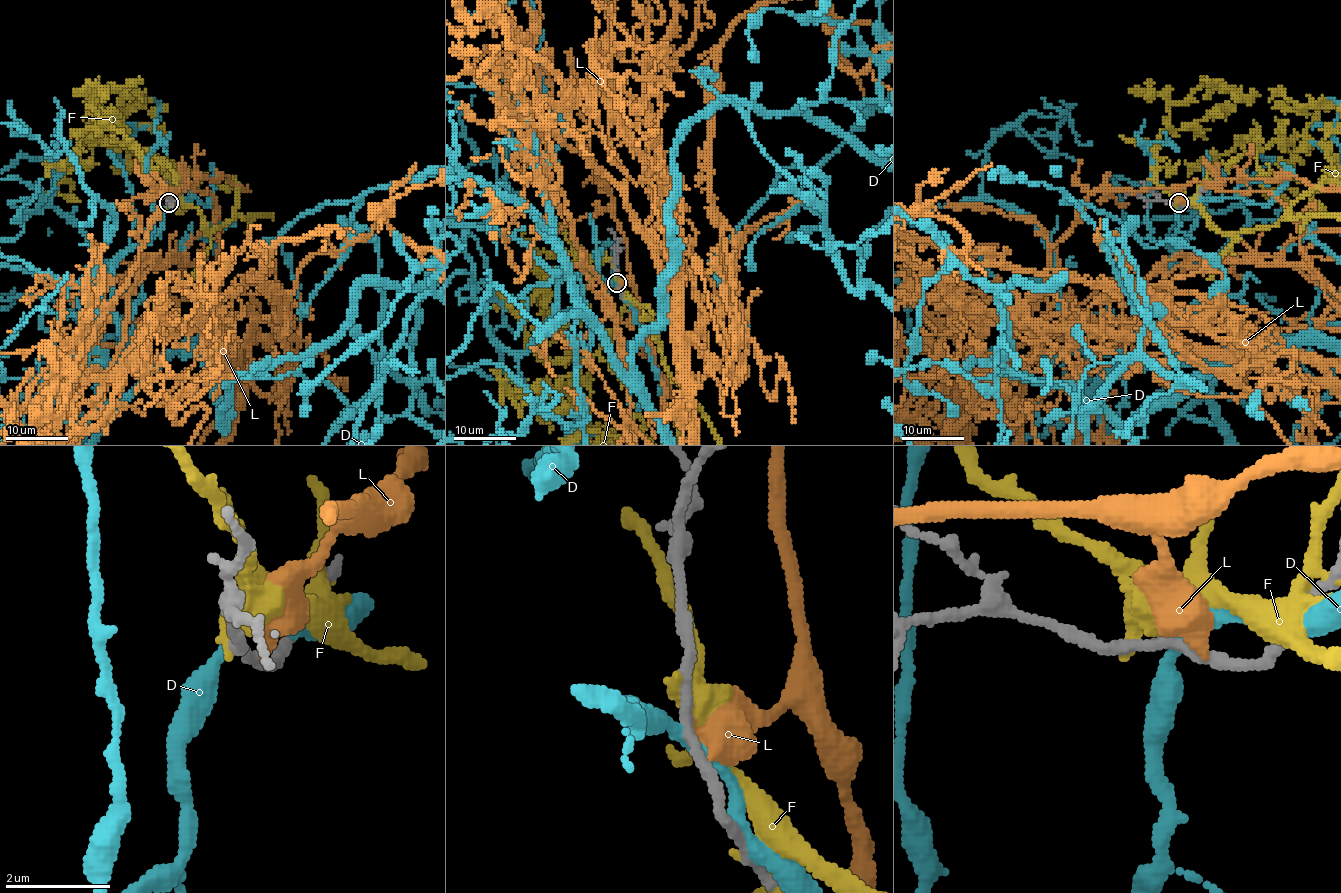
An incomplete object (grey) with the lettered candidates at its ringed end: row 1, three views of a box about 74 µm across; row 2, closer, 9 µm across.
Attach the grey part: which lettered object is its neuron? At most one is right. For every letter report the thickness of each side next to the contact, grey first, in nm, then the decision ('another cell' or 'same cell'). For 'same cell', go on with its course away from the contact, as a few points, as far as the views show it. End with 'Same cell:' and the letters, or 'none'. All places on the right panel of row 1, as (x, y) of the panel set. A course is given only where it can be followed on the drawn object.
D: calibres 200 and 280 nm; another cell
F: calibres 200 and 550 nm; another cell
L: calibres 200 and 600 nm; same cell
Same cell: L

